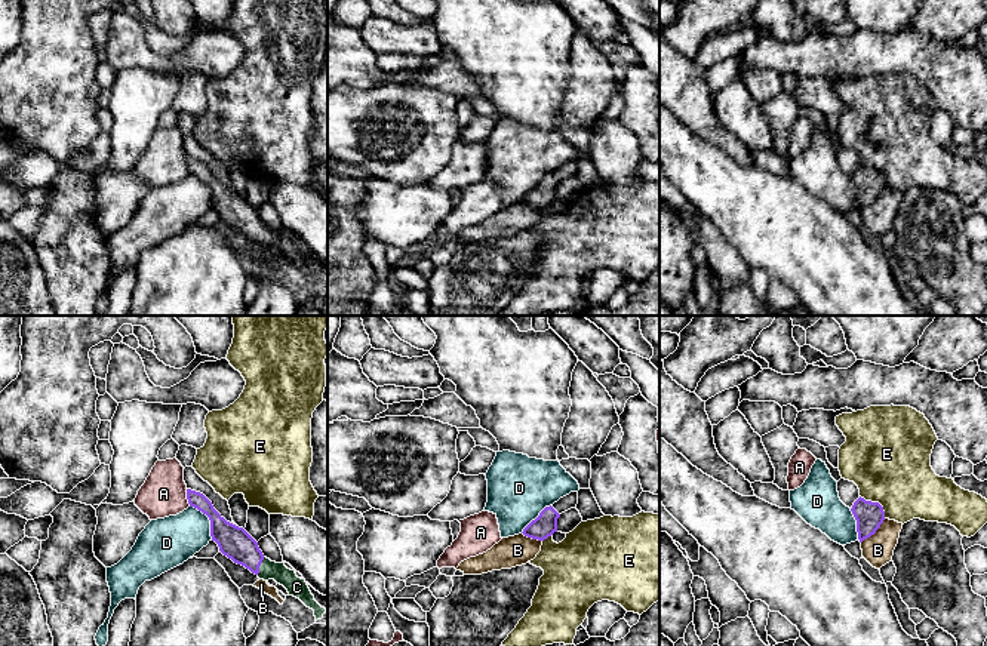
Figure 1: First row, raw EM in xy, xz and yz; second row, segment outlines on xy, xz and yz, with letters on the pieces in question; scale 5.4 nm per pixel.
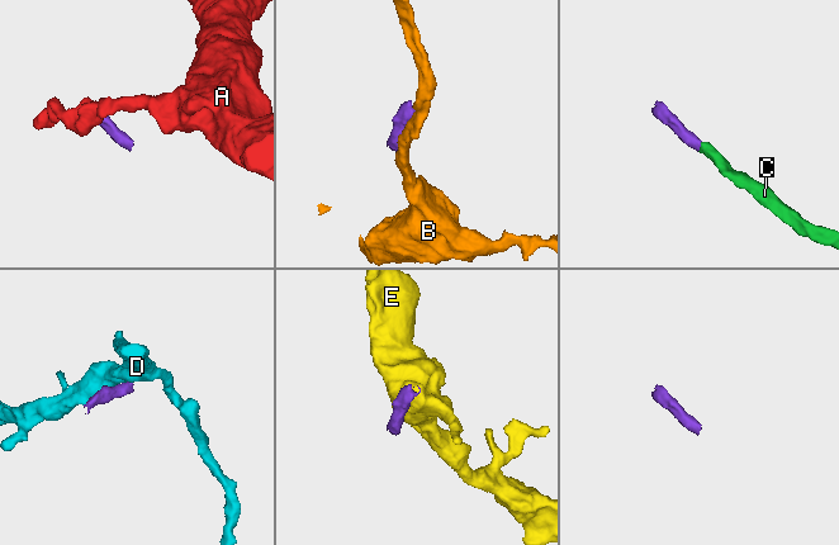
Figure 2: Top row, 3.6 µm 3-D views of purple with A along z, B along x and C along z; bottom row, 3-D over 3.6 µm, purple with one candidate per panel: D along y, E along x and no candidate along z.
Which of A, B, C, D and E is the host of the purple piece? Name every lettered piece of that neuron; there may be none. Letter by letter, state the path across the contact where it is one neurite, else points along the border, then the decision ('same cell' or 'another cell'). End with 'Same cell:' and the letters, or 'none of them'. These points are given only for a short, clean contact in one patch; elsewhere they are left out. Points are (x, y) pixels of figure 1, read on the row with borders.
A: along xy (185, 489), (185, 498), (190, 505) | another cell
B: another cell
C: across xy (234, 543), (260, 565), (277, 571), (297, 587) | same cell
D: along xy (190, 505), (208, 517), (212, 540) | another cell
E: another cell
Same cell: C

